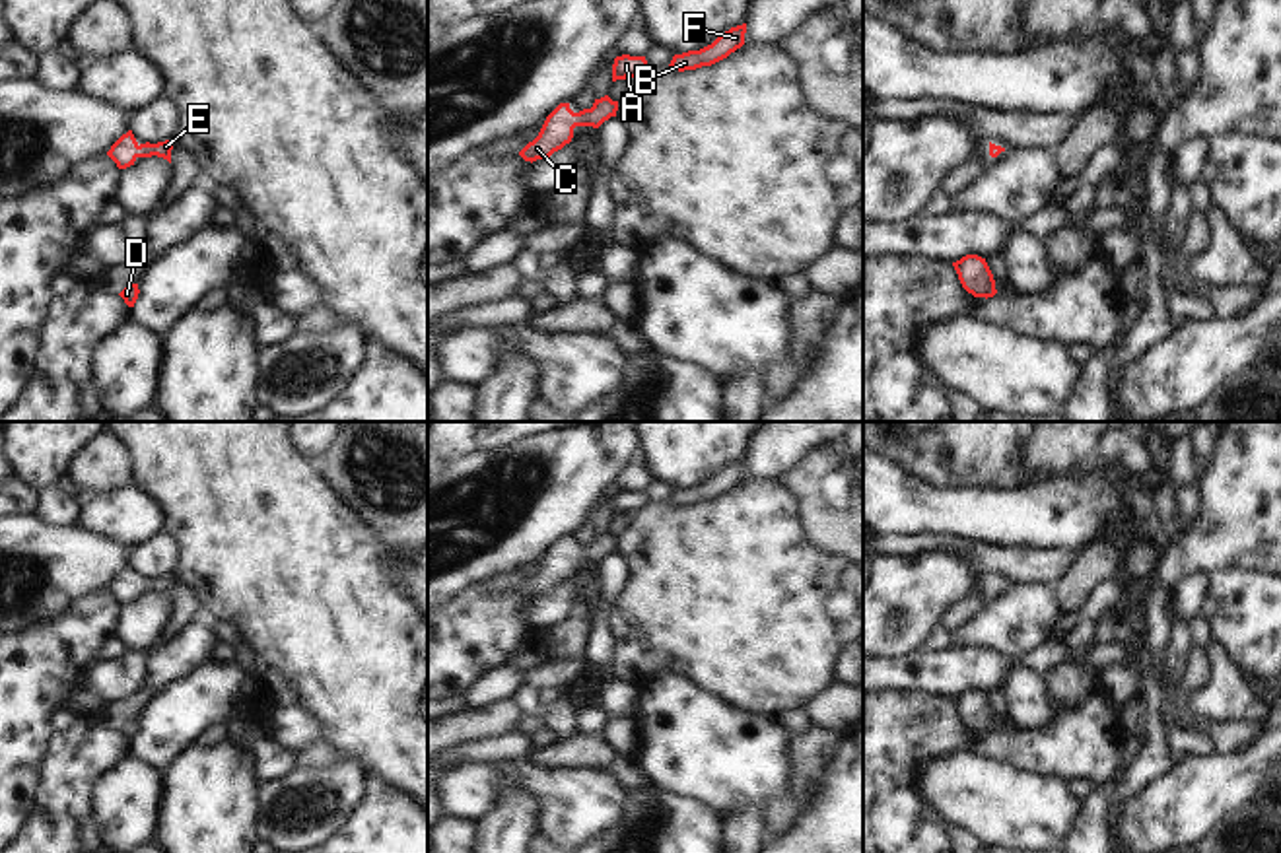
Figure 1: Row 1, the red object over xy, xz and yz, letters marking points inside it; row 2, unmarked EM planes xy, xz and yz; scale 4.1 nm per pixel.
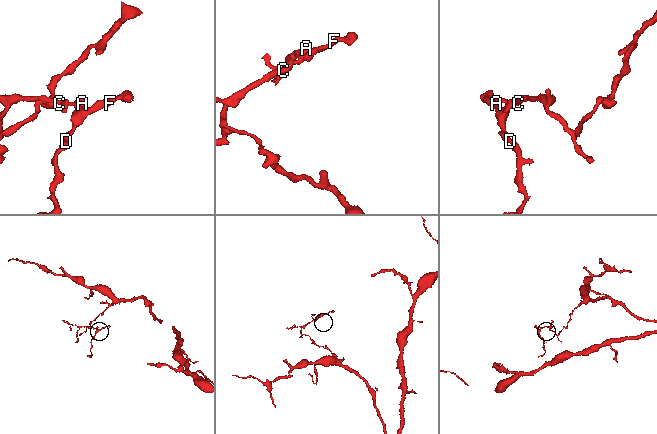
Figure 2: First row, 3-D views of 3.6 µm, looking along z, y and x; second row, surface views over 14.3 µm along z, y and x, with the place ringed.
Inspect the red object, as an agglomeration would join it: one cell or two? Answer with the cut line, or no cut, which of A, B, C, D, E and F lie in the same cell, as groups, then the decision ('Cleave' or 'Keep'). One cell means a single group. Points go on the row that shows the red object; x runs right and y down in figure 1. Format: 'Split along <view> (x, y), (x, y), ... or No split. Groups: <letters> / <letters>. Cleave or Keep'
No split. Groups: A B C D E F. Keep

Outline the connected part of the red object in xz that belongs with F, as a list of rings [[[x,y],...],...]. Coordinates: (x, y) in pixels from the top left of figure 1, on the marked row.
[[[746,23],[731,27],[729,31],[721,33],[711,45],[700,51],[675,54],[669,68],[684,72],[684,70],[696,70],[702,66],[711,66],[727,58],[737,49],[741,49],[744,45],[744,33],[746,33]]]

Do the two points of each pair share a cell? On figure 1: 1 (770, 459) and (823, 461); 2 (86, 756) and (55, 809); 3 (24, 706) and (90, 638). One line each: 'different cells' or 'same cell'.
1: different cells
2: same cell
3: same cell

